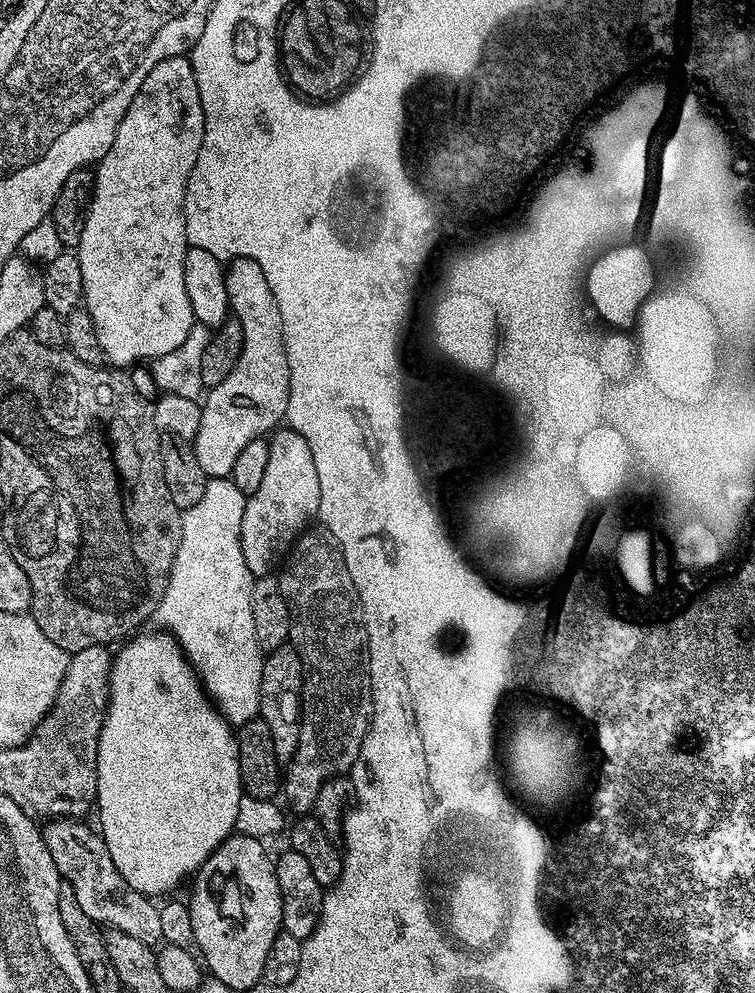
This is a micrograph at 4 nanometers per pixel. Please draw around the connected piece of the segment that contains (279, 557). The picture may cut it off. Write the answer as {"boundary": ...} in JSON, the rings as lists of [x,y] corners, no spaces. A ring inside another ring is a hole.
{"boundary":[[[284,426],[271,433],[268,449],[270,459],[266,461],[262,486],[245,499],[242,514],[242,558],[246,558],[246,566],[253,577],[273,575],[281,567],[292,545],[309,527],[308,519],[311,516],[313,519],[320,510],[318,470],[314,470],[314,454],[310,454],[306,438]]]}

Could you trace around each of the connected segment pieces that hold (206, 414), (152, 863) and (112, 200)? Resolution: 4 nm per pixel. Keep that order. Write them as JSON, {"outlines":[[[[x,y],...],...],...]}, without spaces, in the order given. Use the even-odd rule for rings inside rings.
{"outlines":[[[[250,258],[229,260],[224,277],[230,312],[242,322],[244,341],[234,370],[230,370],[218,386],[207,389],[202,400],[202,418],[192,449],[209,478],[231,477],[234,461],[243,448],[249,442],[267,437],[287,417],[290,394],[290,366],[286,362],[282,314],[278,314],[278,302],[274,302],[274,290],[270,290],[262,266]]],[[[167,630],[145,631],[136,634],[123,645],[124,649],[115,653],[110,682],[108,683],[108,709],[104,712],[104,725],[102,734],[98,738],[98,786],[96,787],[95,807],[100,808],[100,825],[98,831],[104,837],[106,850],[110,850],[110,858],[114,858],[114,866],[118,866],[118,874],[134,886],[142,895],[149,898],[163,897],[172,894],[176,887],[187,881],[210,858],[210,854],[227,836],[233,835],[238,818],[238,810],[242,799],[240,786],[240,767],[238,766],[238,746],[236,745],[237,733],[233,725],[229,724],[204,690],[203,683],[196,675],[192,661],[184,655],[176,637]]],[[[187,55],[171,56],[169,60],[158,62],[150,74],[146,74],[146,82],[142,82],[139,94],[130,102],[118,130],[114,134],[114,142],[110,150],[106,150],[100,163],[94,168],[92,185],[92,201],[88,207],[86,230],[82,230],[78,255],[82,266],[82,286],[84,287],[83,307],[88,309],[94,322],[94,330],[98,334],[98,342],[104,351],[105,361],[112,366],[128,366],[135,360],[151,362],[159,356],[170,354],[170,350],[178,350],[182,342],[190,334],[192,325],[192,307],[190,298],[186,298],[186,278],[184,277],[184,259],[189,250],[184,225],[184,195],[188,189],[188,179],[194,170],[194,162],[198,158],[198,150],[202,150],[202,134],[204,133],[204,115],[202,114],[202,98],[198,98],[198,82],[194,78],[191,59]]]]}

